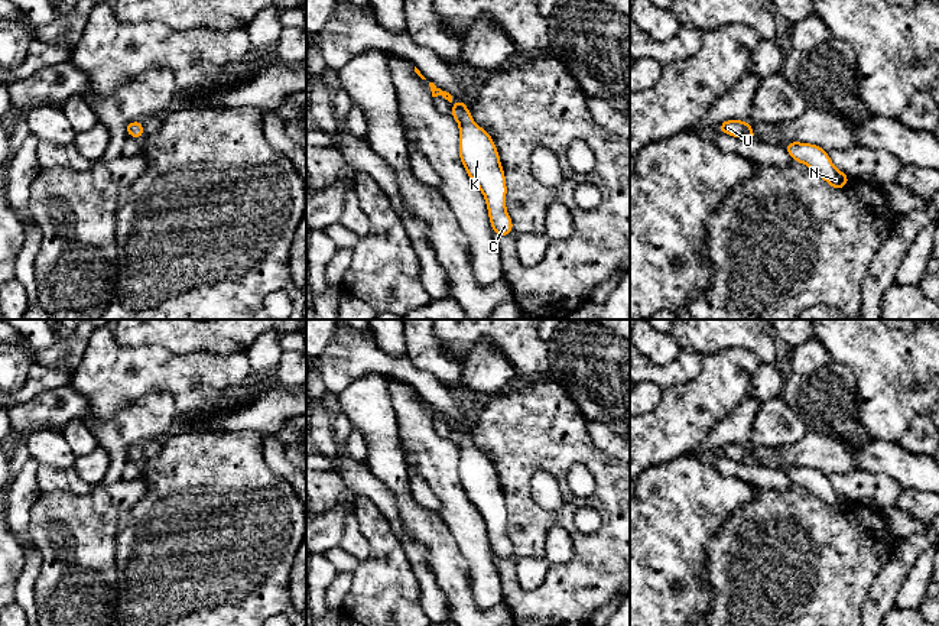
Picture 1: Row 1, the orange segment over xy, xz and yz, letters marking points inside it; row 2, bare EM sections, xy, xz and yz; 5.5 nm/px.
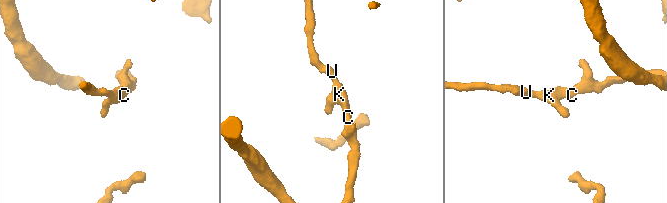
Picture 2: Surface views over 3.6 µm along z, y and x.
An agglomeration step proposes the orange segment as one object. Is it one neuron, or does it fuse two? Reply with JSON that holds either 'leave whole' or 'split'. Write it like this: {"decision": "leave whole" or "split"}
{"decision": "leave whole"}

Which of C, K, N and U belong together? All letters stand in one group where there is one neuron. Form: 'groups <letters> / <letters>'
groups C K N U

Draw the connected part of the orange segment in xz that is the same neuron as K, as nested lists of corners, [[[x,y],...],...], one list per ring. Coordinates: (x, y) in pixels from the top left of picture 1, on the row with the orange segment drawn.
[[[456,100],[451,116],[459,123],[459,158],[488,207],[496,236],[510,236],[513,221],[506,210],[506,176],[491,136],[472,120],[468,107]]]

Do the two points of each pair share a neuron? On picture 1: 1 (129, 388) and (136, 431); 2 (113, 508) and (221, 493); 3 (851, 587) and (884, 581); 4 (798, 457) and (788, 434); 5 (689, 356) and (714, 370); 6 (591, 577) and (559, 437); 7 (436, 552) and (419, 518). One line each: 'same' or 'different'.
1: different
2: different
3: different
4: different
5: different
6: same
7: same

